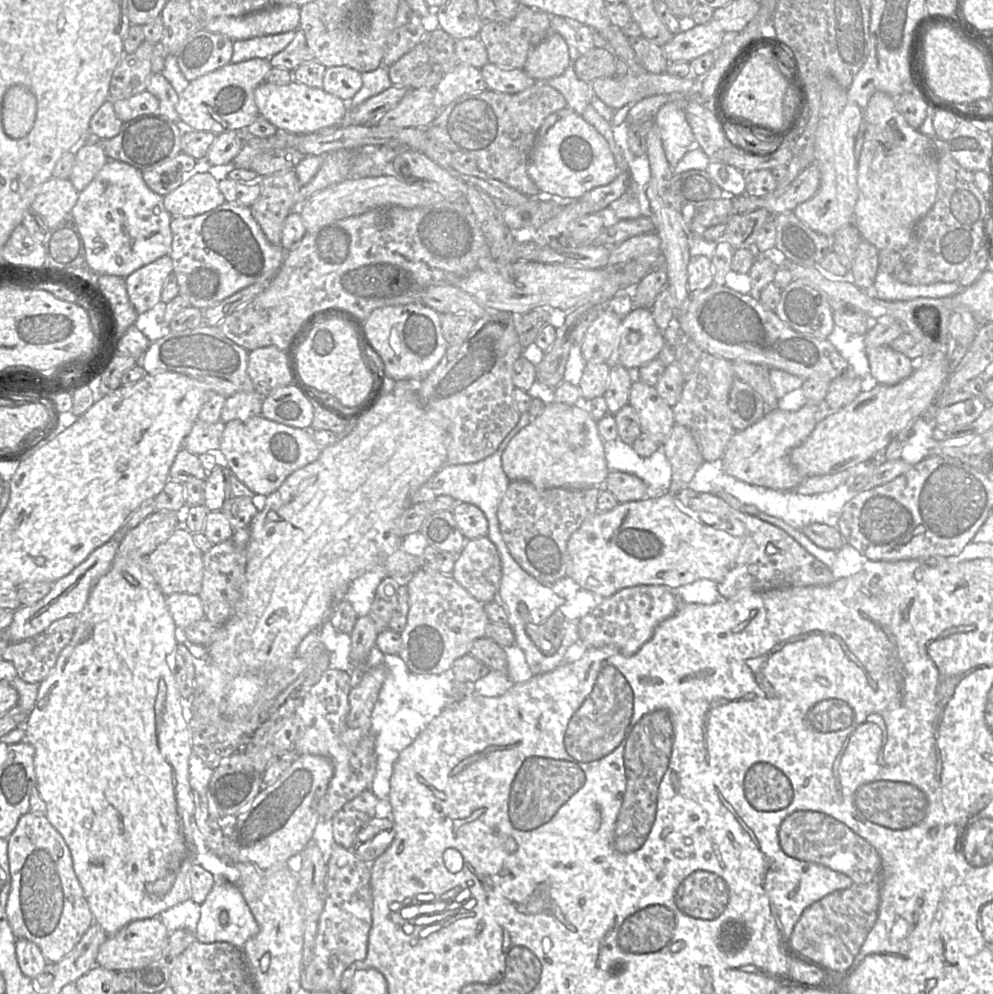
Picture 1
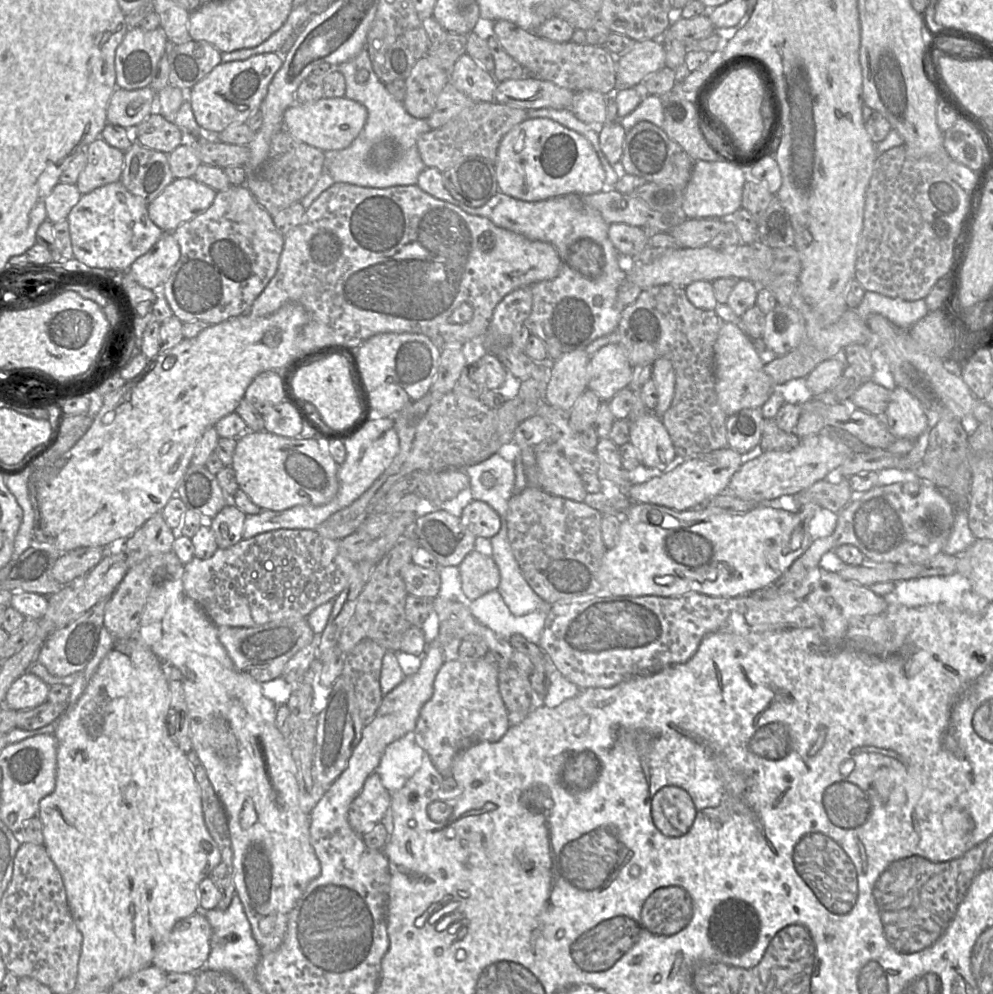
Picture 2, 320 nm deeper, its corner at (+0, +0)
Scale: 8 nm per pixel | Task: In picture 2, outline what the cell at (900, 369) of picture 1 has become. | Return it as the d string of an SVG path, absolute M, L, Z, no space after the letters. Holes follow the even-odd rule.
M903 387L891 391L885 414L888 430L895 438L916 440L927 428L921 402Z

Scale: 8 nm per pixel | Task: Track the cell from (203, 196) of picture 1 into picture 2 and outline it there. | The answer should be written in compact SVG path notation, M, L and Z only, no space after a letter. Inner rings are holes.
M194 177L175 178L148 205L150 219L164 233L172 233L182 223L204 213L217 191Z

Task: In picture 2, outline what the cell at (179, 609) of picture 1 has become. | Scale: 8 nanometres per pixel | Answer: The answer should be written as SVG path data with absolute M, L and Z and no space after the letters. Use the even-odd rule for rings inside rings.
M182 578L163 581L152 589L144 607L136 636L148 646L164 664L173 665L182 672L185 701L189 710L192 749L196 751L198 758L205 767L208 778L223 804L228 819L231 848L233 852L233 881L235 893L238 894L241 899L244 912L251 925L253 938L257 942L261 956L273 952L284 940L290 911L303 894L307 885L320 874L320 863L310 842L310 816L301 809L299 804L298 785L289 741L283 737L275 723L278 706L265 697L261 683L257 682L247 674L242 674L236 669L226 649L218 638L218 626L213 623L193 599L185 594Z

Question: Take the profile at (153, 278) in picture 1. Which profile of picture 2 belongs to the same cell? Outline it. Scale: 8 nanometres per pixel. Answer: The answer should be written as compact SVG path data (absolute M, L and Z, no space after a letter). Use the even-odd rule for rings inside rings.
M173 233L163 236L129 268L133 278L144 288L157 291L167 281L180 258L180 247Z

